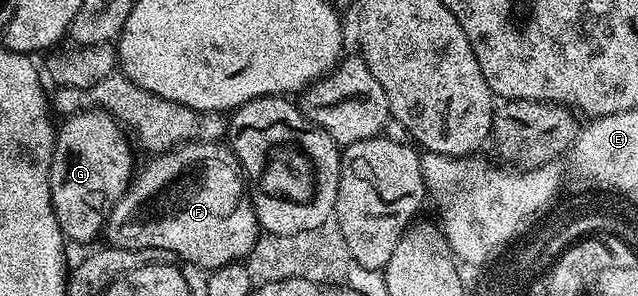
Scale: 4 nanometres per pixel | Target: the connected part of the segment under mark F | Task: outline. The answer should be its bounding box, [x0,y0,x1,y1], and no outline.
[105,142,261,270]

